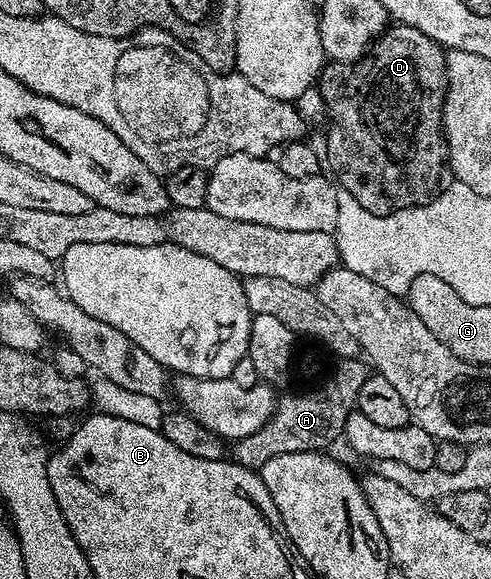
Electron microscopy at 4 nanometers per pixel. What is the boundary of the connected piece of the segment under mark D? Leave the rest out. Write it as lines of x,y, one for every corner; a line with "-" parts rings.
394,23
374,40
366,55
350,64
329,62
321,69
321,100
333,119
323,147
323,160
332,179
345,188
364,211
386,216
404,208
417,208
439,198
443,190
454,187
449,143
445,141
443,127
447,86
445,54
446,49
427,38
427,34
406,24

